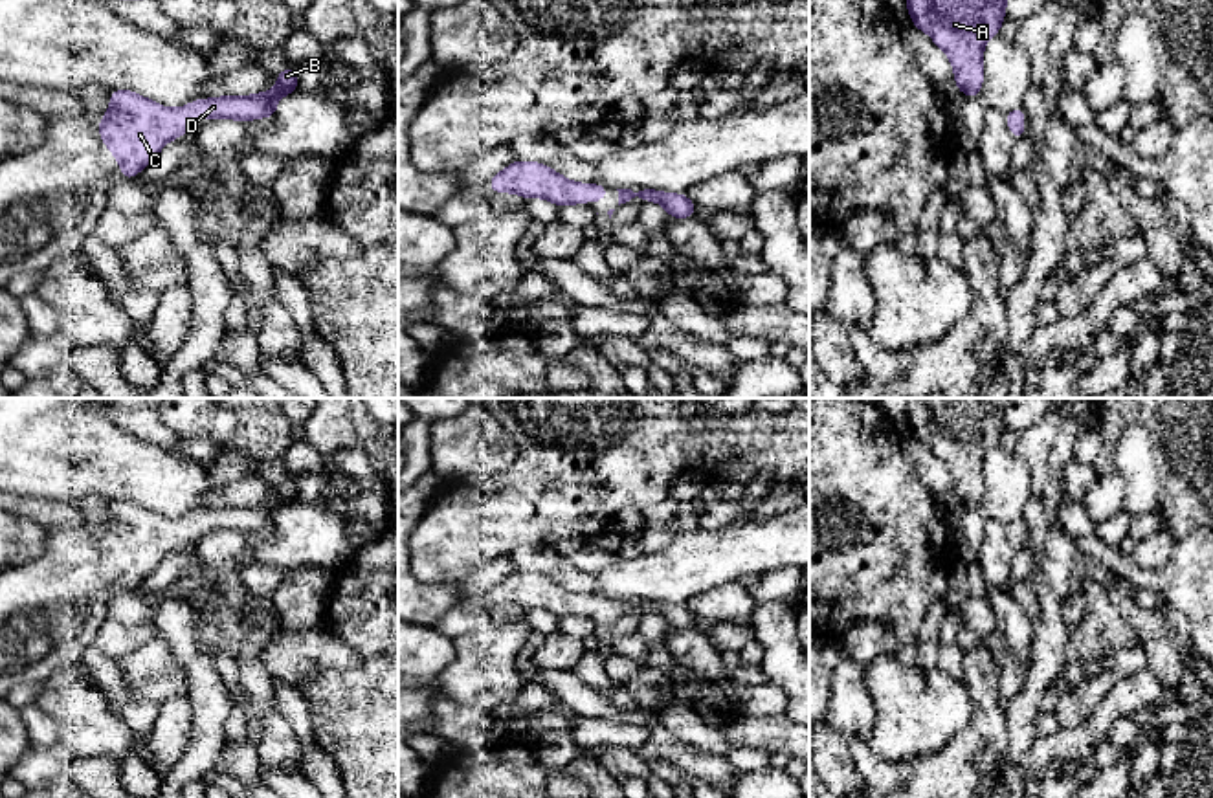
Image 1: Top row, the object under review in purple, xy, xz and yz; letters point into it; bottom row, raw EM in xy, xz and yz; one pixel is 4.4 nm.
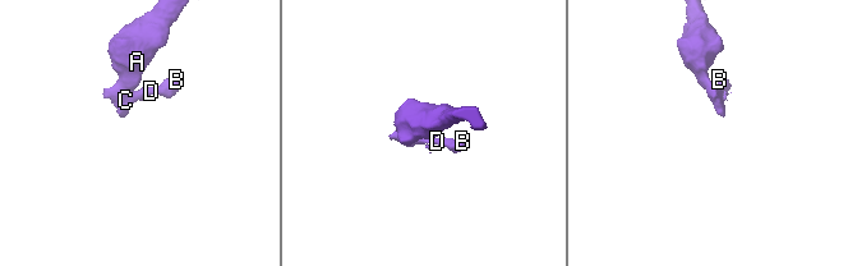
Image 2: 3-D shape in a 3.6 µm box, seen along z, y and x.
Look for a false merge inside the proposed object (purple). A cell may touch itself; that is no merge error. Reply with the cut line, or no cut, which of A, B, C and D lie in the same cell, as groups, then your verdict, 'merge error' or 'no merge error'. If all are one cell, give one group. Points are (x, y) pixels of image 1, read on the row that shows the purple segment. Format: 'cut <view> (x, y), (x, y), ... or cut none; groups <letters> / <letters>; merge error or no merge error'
cut none; groups A B C D; no merge error

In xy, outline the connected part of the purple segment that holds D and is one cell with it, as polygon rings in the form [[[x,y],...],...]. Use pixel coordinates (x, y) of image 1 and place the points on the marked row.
[[[290,66],[277,75],[273,92],[196,99],[182,108],[161,106],[130,90],[114,90],[97,130],[101,141],[117,158],[125,180],[132,180],[165,143],[195,128],[196,114],[204,114],[207,121],[239,119],[244,123],[264,116],[273,119],[277,101],[294,92],[297,92],[297,75]]]

